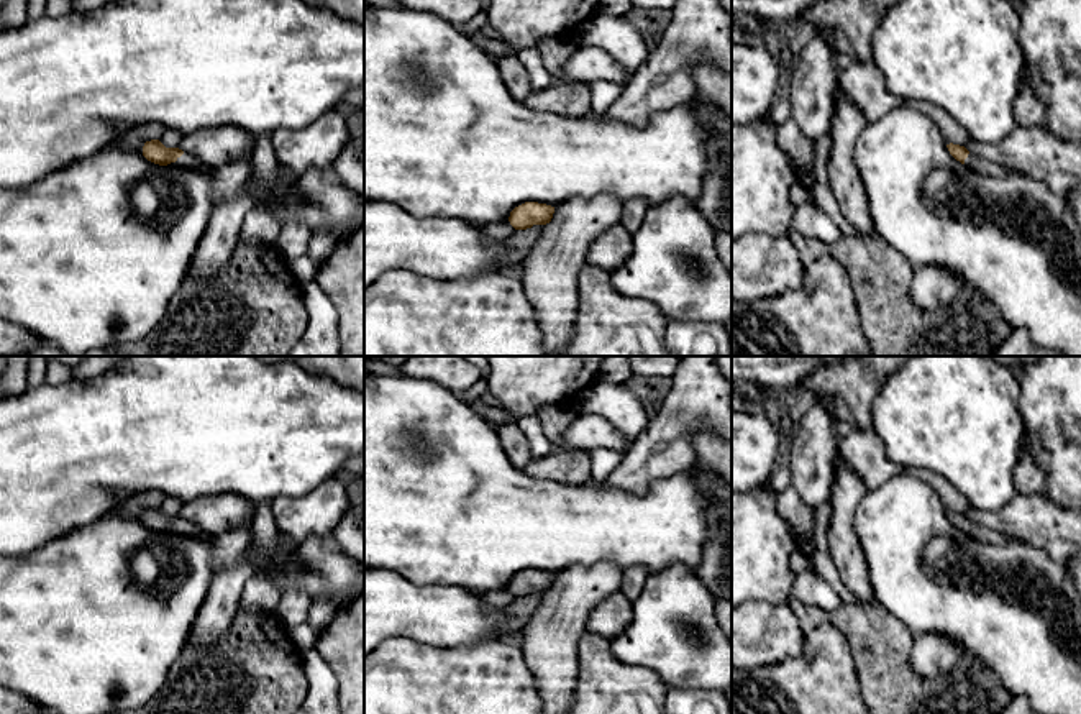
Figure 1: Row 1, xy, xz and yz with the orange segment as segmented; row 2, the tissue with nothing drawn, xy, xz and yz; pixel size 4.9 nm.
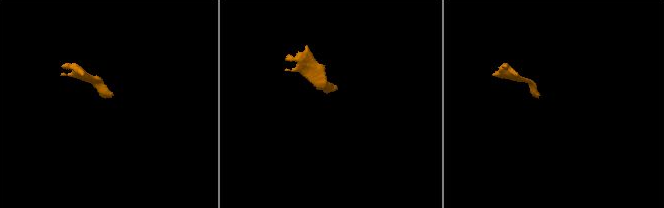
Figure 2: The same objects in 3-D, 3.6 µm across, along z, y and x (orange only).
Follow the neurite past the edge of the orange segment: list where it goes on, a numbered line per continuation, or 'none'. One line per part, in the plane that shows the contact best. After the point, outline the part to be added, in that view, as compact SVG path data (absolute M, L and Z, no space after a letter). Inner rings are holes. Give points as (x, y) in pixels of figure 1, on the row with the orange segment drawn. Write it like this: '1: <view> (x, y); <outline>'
1: xy (186, 161); M184 153L180 158L177 158L176 162L171 162L167 166L177 166L177 167L182 167L182 169L197 169L197 167L202 167L203 164L200 162L198 158L195 158L189 153Z

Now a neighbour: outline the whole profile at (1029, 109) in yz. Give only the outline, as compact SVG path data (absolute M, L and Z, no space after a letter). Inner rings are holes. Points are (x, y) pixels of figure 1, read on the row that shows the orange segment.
M1025 66L1024 77L1020 80L1014 110L1015 110L1017 125L1045 128L1047 107L1037 97L1032 84L1030 84L1030 76L1027 72L1027 66Z

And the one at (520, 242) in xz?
M533 225L527 230L517 230L504 243L509 249L509 259L504 263L504 271L512 271L515 264L528 253L543 233L545 225Z

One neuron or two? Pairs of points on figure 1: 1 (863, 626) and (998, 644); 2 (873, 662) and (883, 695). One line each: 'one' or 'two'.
1: two
2: one

